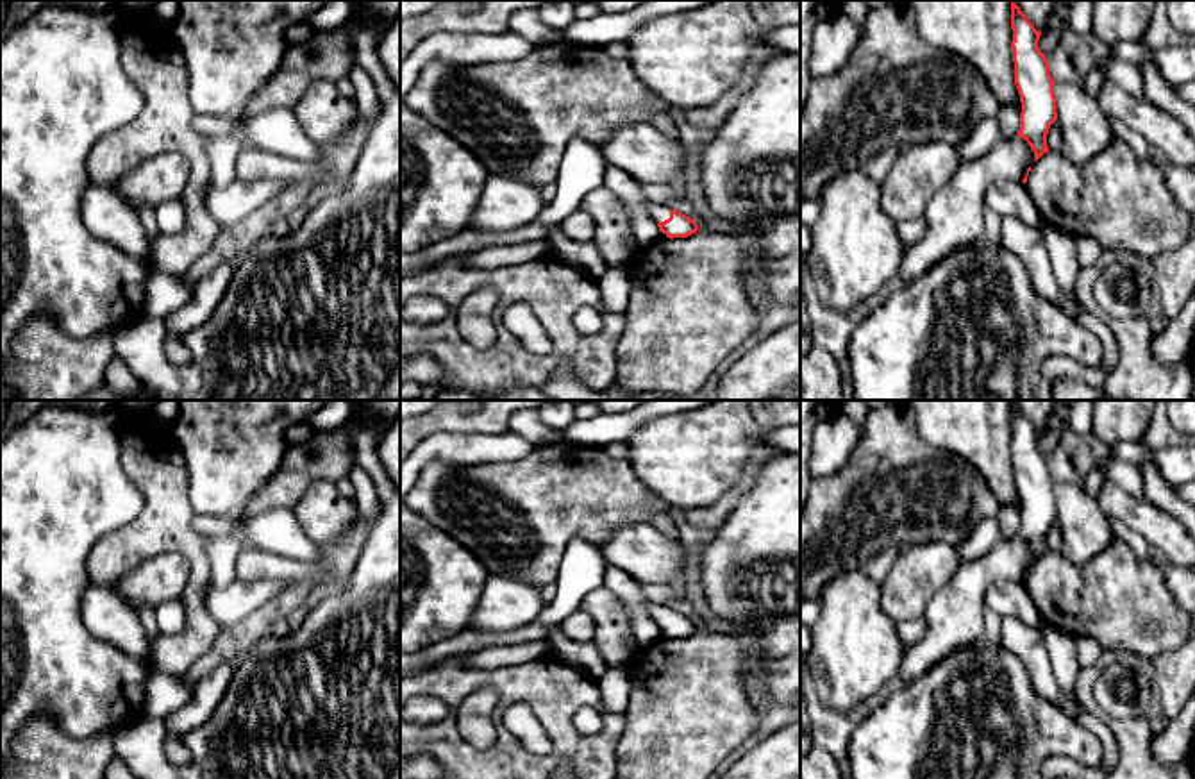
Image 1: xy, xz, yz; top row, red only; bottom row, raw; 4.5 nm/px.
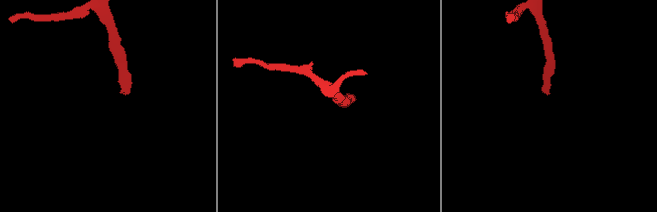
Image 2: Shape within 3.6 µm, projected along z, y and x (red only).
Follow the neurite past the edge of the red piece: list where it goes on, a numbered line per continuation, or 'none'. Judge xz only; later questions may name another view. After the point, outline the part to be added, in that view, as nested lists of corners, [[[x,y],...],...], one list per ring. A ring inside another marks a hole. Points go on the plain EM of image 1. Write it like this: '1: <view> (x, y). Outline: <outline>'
1: xz (658, 611). Outline: [[[663,604],[650,606],[650,618],[659,624],[670,618],[670,607]]]

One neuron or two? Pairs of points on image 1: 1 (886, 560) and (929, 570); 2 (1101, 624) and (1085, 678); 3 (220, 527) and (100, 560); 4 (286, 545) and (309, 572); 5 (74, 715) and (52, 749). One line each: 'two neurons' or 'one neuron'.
1: two neurons
2: two neurons
3: two neurons
4: two neurons
5: two neurons

